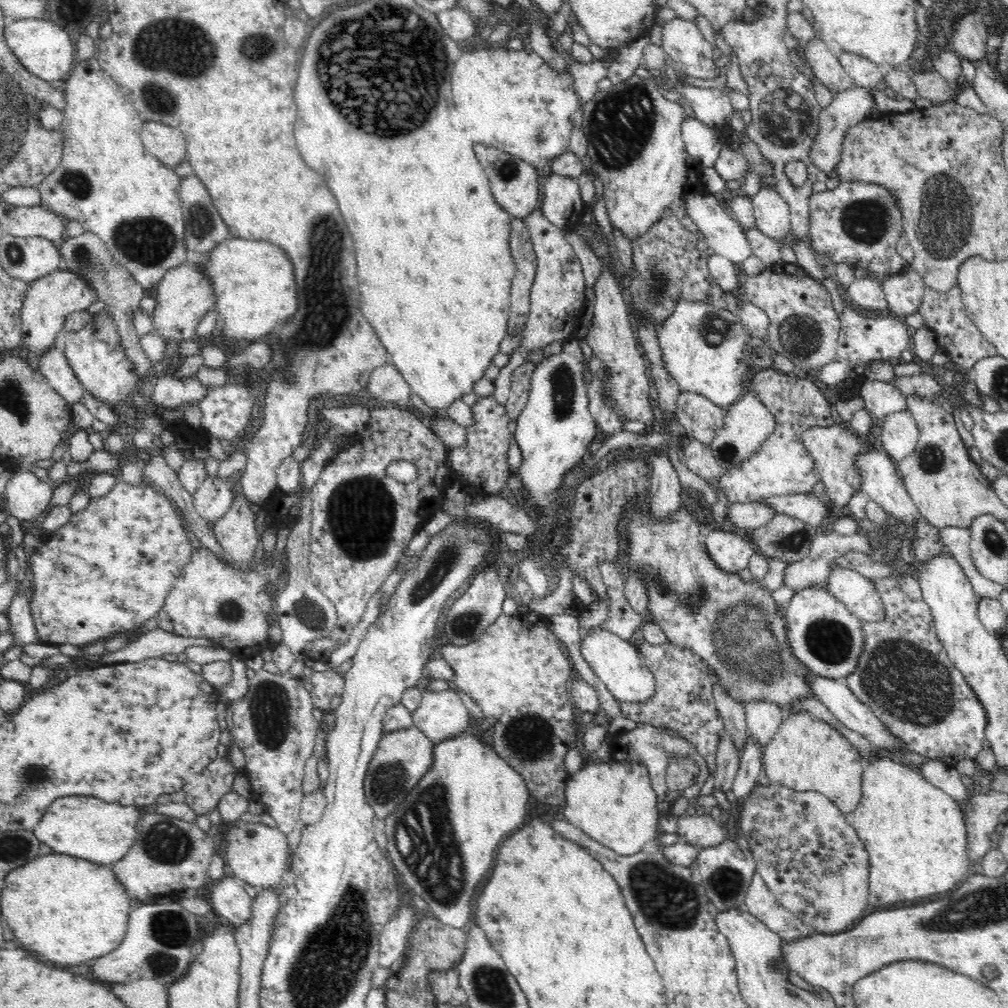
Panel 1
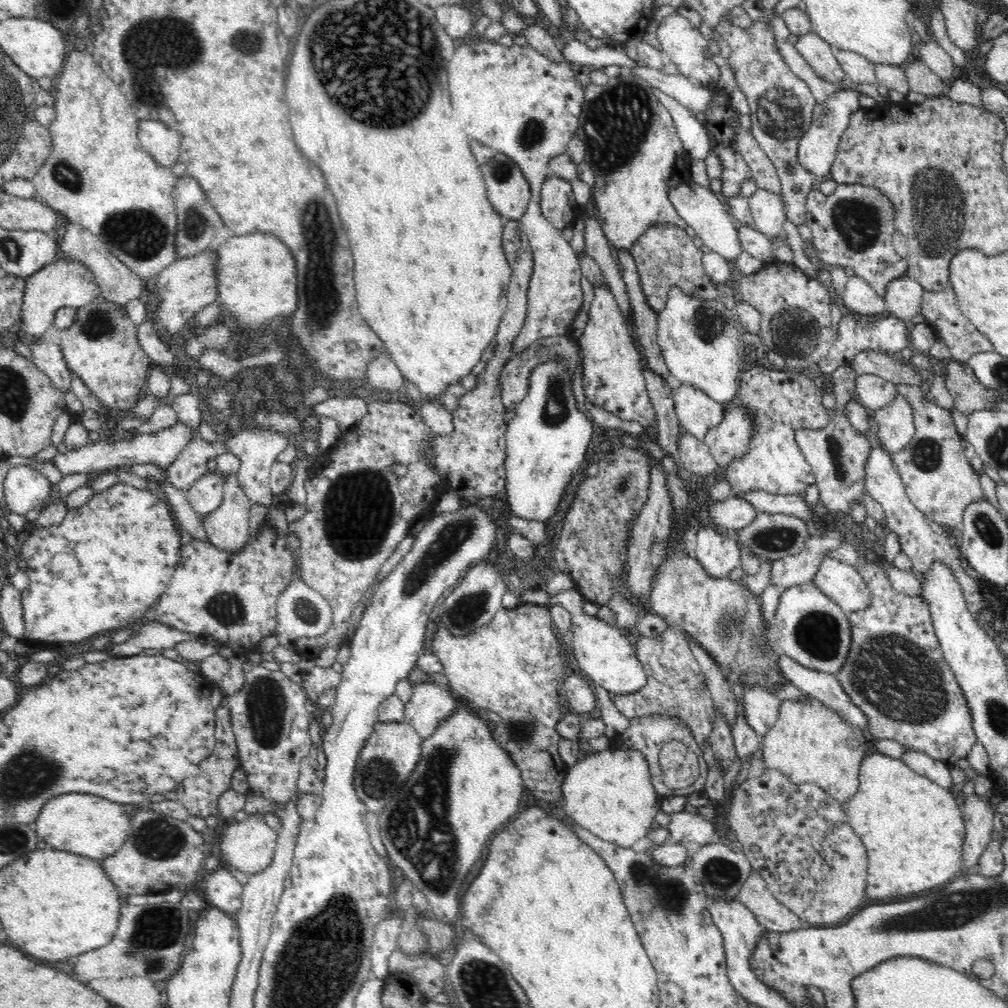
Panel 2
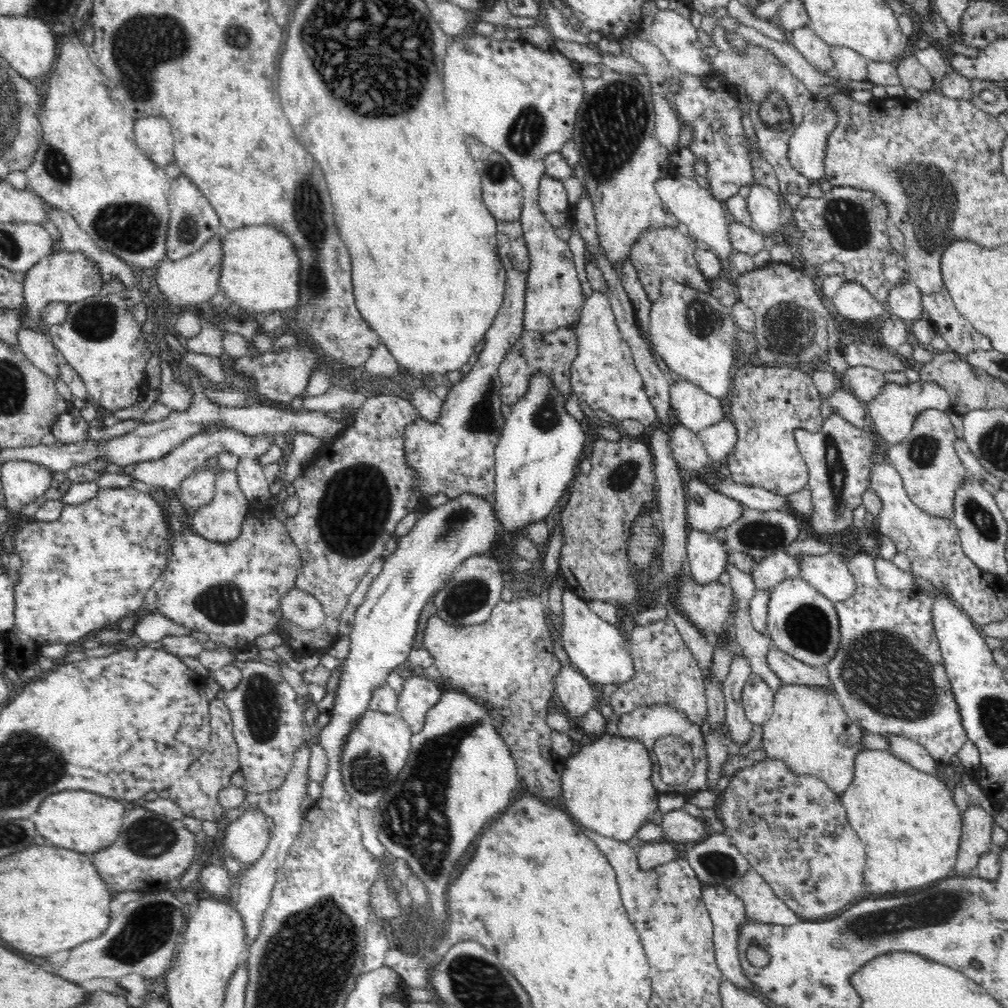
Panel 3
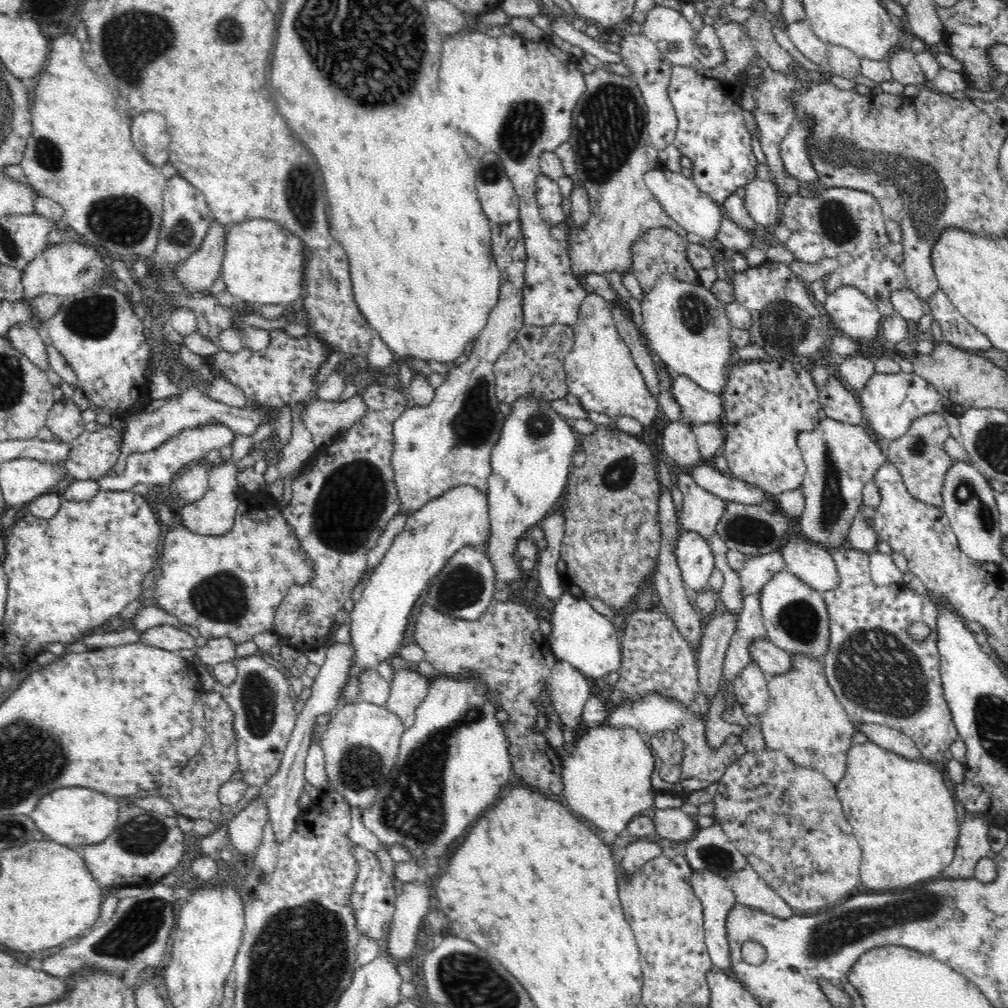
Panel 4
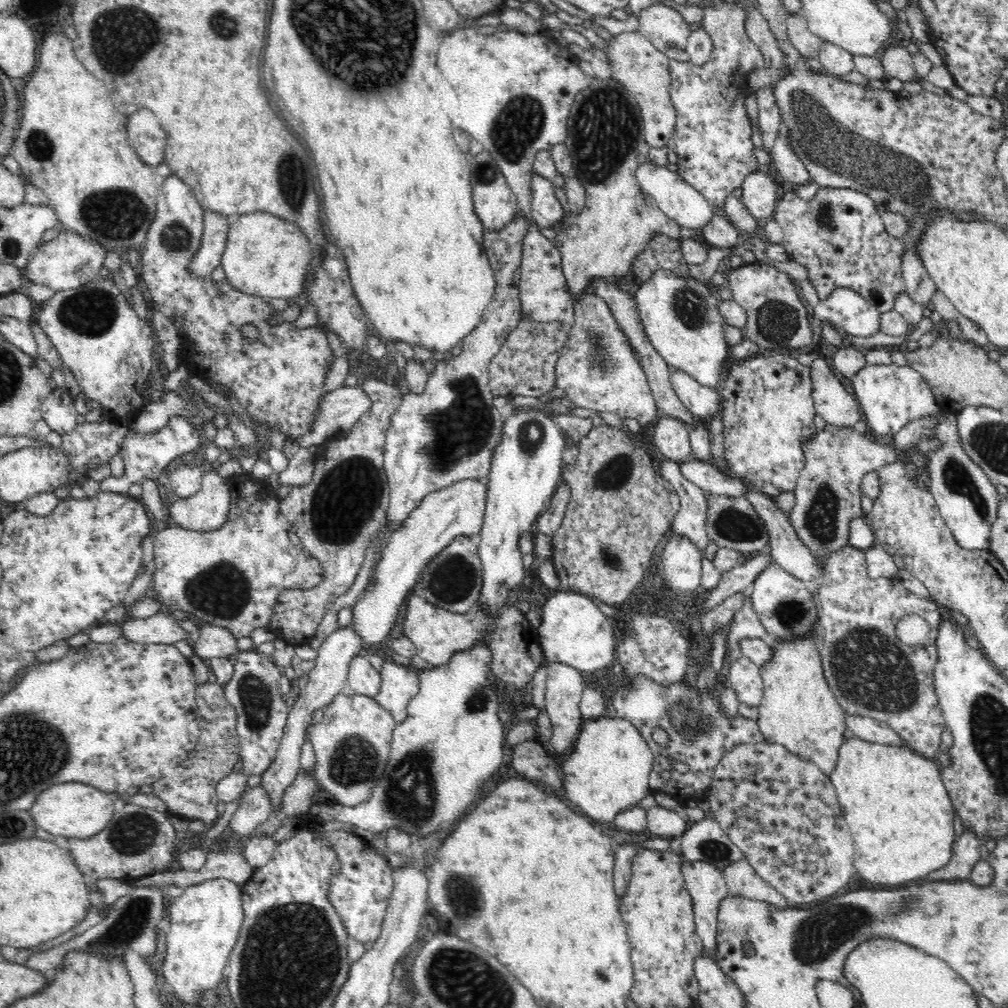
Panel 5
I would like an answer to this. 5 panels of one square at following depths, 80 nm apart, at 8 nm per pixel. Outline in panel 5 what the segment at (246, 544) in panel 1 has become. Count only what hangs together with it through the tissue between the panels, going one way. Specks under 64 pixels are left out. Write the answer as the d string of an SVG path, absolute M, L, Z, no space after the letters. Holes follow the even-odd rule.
M216 470L202 476L200 490L194 496L180 498L170 503L168 516L182 528L198 532L212 532L224 526L232 499L228 479Z

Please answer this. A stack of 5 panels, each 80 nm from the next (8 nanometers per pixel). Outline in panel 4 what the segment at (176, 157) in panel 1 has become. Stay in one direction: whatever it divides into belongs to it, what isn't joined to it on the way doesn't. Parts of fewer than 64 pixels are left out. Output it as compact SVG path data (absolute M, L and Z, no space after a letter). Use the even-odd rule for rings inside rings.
M146 112L146 114L138 114L132 117L132 125L130 136L134 146L151 165L162 167L168 163L168 148L170 146L170 135L166 130L166 120L160 114L154 112Z

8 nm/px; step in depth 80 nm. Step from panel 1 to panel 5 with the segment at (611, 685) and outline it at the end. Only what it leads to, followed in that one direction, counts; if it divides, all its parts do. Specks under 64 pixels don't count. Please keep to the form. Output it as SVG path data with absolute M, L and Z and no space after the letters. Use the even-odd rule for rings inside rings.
M558 590L548 598L543 606L543 613L541 614L543 621L537 628L536 639L538 639L539 652L542 652L544 663L564 663L570 665L576 670L582 672L596 672L601 669L613 669L617 667L617 661L614 661L614 654L617 652L616 643L618 641L618 634L614 630L614 623L611 615L598 609L595 600L586 597L580 592L566 592L565 590Z

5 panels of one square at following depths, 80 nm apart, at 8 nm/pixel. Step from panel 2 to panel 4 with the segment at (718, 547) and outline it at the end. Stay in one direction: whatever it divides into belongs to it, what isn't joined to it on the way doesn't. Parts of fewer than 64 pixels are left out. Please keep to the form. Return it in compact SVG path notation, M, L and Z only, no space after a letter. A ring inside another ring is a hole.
M681 530L676 542L676 561L682 570L682 579L688 588L696 591L707 587L710 574L714 570L714 553L709 539L692 531Z

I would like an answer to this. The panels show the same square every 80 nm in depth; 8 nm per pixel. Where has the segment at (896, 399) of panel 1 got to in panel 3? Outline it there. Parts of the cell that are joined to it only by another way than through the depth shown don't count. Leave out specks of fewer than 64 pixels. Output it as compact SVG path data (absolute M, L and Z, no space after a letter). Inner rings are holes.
M849 366L844 376L847 389L861 402L874 400L887 384L882 373L868 366Z

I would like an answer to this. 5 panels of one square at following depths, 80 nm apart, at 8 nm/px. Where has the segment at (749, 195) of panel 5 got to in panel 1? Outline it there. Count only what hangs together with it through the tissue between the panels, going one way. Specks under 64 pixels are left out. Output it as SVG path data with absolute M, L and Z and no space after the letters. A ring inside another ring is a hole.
M762 186L749 199L754 209L755 228L776 239L791 233L788 203L773 188Z

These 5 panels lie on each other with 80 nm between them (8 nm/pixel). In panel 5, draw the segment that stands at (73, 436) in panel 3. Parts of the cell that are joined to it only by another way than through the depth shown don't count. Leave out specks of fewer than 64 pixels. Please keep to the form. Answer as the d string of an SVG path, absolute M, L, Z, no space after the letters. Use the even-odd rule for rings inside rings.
M56 388L56 393L42 400L42 418L60 435L70 433L78 426L78 411L72 399L73 394L66 388Z

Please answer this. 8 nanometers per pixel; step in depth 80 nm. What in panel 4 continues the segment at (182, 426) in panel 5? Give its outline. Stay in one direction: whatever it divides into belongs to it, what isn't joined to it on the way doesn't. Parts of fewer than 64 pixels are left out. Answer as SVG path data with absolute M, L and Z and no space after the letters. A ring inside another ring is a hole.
M208 424L204 428L182 430L180 434L172 436L163 446L150 453L133 453L127 459L126 466L121 472L118 472L116 476L105 474L98 478L97 483L99 488L105 491L129 491L138 482L146 485L159 485L166 490L186 464L200 461L205 464L206 456L211 450L220 451L224 446L234 445L234 440L236 440L234 431L220 424Z

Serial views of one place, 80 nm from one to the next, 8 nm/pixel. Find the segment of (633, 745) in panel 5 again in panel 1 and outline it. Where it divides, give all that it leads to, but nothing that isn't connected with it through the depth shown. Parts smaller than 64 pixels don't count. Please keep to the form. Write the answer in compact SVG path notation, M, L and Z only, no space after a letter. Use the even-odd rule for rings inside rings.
M611 759L608 763L588 763L570 775L565 785L564 819L574 827L580 828L587 836L610 848L620 857L639 854L648 842L652 842L660 833L658 798L648 779L647 768L643 762L625 762L625 759Z

